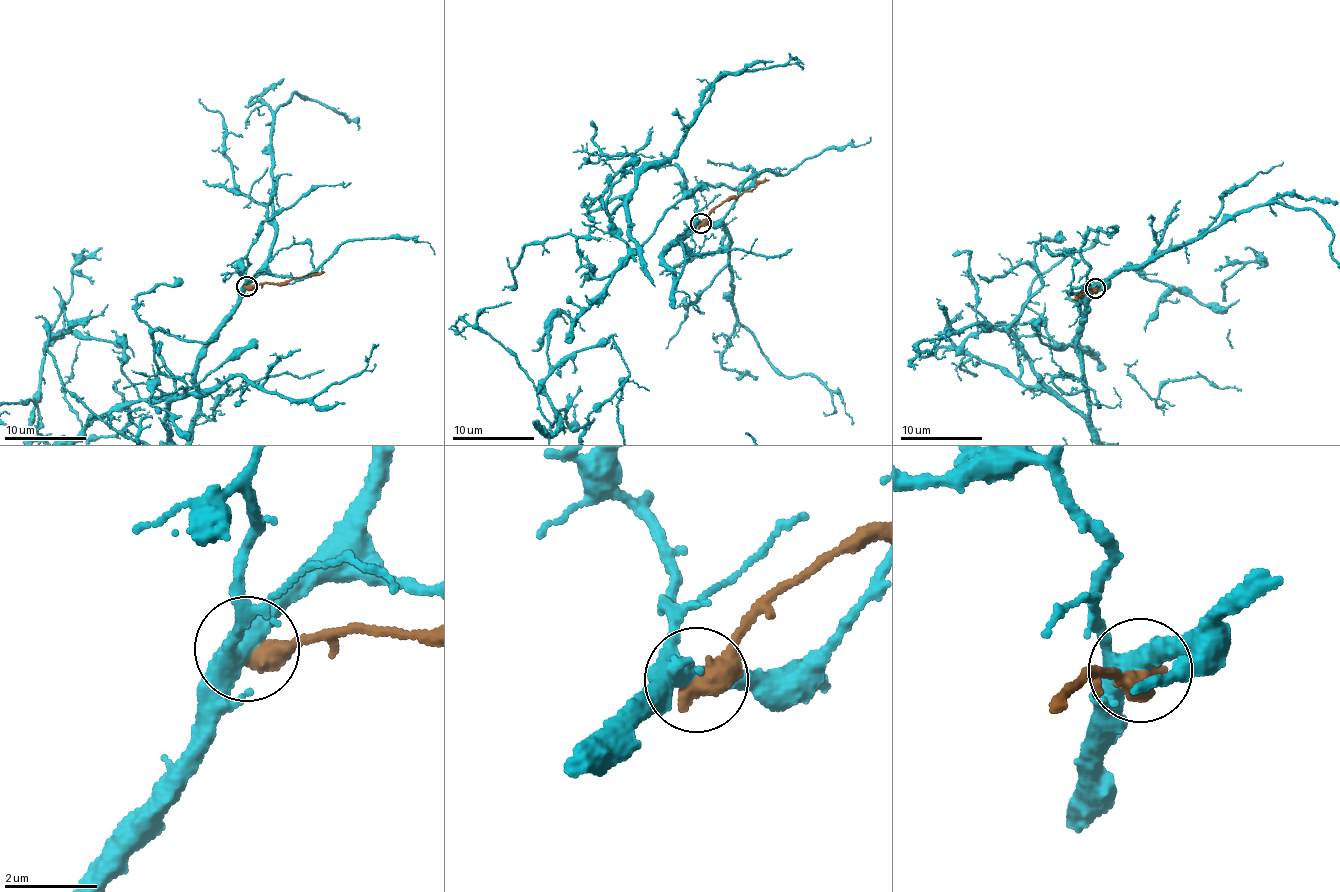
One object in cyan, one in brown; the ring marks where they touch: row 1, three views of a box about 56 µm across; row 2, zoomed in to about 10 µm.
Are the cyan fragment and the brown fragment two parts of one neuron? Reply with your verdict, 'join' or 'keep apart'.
keep apart

